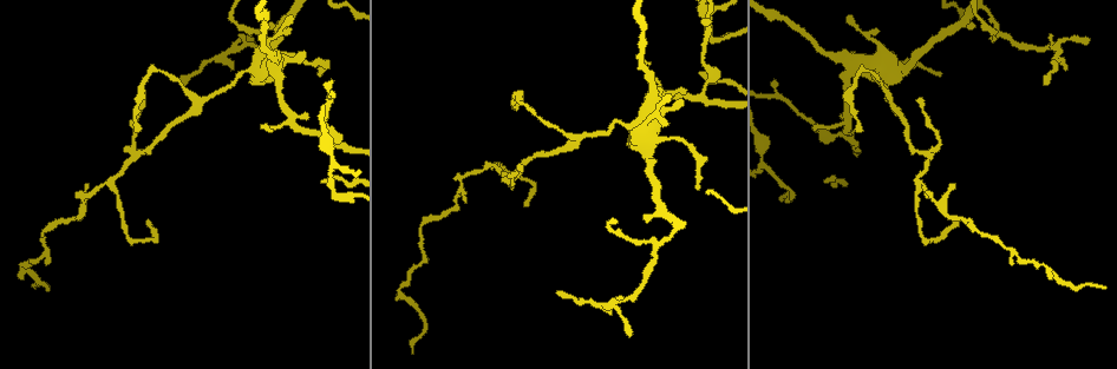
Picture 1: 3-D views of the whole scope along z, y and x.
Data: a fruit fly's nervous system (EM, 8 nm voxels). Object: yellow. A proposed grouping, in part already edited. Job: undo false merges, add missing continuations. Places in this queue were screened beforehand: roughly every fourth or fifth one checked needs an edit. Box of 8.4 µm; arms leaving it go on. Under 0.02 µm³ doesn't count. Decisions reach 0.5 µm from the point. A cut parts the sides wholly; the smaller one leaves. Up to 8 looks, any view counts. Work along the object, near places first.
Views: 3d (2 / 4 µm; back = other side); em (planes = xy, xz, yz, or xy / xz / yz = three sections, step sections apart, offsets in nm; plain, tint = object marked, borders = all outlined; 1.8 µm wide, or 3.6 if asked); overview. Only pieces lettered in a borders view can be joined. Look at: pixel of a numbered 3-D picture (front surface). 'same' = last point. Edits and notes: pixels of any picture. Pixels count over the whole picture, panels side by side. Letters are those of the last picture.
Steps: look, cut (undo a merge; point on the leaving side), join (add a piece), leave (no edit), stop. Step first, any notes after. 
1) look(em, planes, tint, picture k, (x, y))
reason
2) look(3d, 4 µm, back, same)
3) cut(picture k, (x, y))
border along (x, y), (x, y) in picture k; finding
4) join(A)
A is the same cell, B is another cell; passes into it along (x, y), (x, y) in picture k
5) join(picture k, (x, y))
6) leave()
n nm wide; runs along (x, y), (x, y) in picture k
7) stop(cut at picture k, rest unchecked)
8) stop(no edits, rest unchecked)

look(3d, 2 µm, picture 1, (184, 83))
an open end

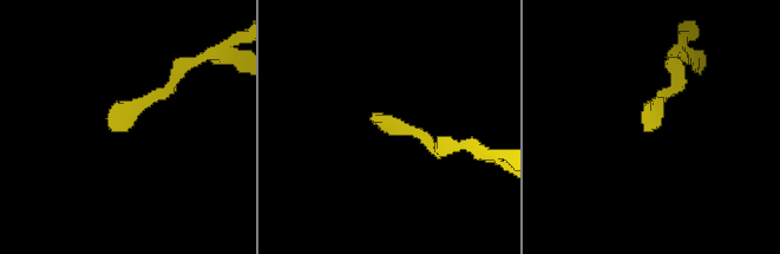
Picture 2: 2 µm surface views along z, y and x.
look(em, planes, borders, picture 2, (111, 127))

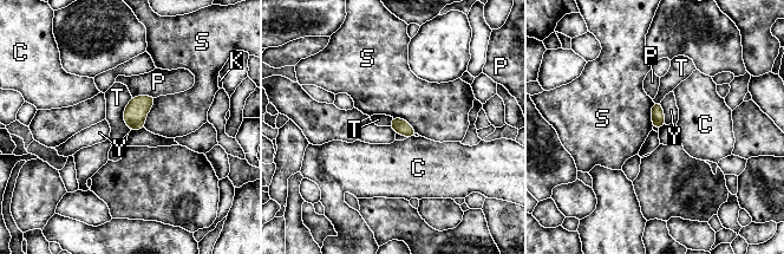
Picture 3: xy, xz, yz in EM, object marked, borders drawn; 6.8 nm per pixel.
leave()
100 nm wide; C, K, P, S, T and Y are other cells; border along (131, 96), (123, 111), (129, 130) in picture 3; no lettered piece goes on from it

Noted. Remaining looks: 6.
look(em, planes, plain, picture 1, (939, 75))

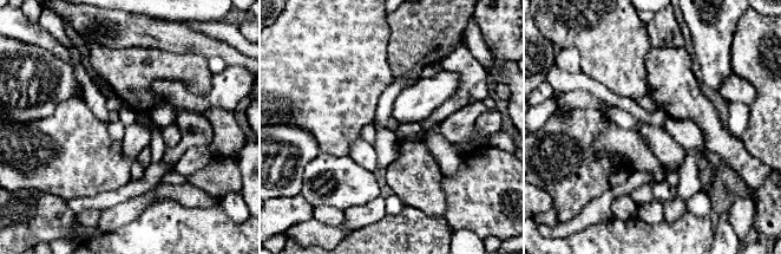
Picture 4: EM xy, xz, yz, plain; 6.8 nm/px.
look(em, planes, borders, same)

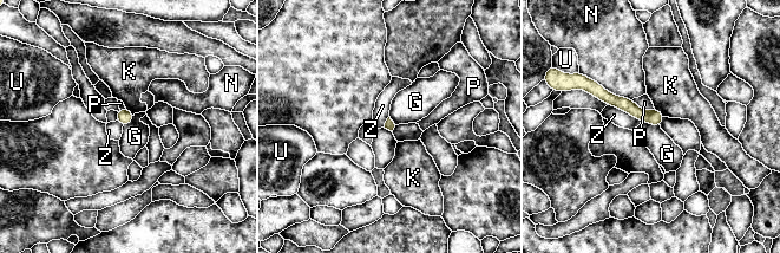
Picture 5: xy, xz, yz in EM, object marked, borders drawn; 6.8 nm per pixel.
leave()
70 nm wide; N touches over 360 nm; G, K, N, P, U and Z are other cells; no lettered piece goes on from it

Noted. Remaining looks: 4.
look(3d, 4 µm, picture 1, (711, 37))
abrupt turn

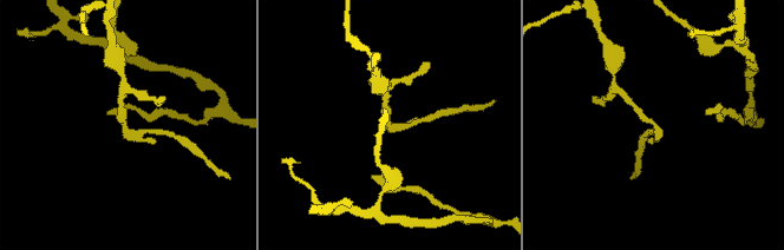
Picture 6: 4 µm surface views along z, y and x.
look(em, xy, step 8, tint, picture 6, (389, 126))
need the tissue

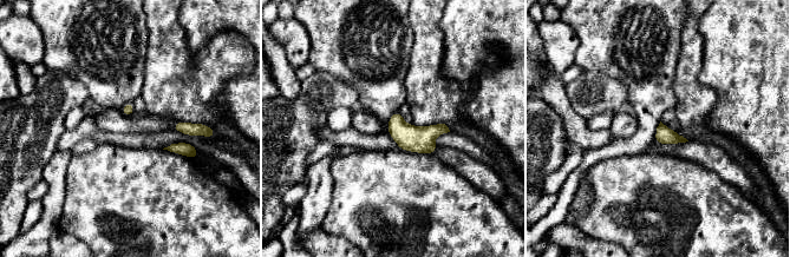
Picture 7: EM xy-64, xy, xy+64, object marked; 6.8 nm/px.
look(em, planes, borders, same)
cut it another way

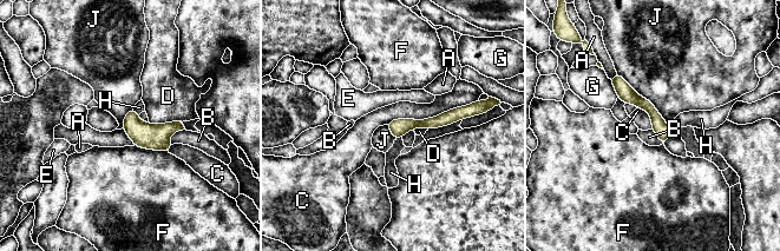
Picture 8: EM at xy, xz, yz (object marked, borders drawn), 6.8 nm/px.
leave()
A, B, C, D, E, F, G, H and J are other cells; one neuron here

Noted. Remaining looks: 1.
stop(no edits, rest unchecked)

